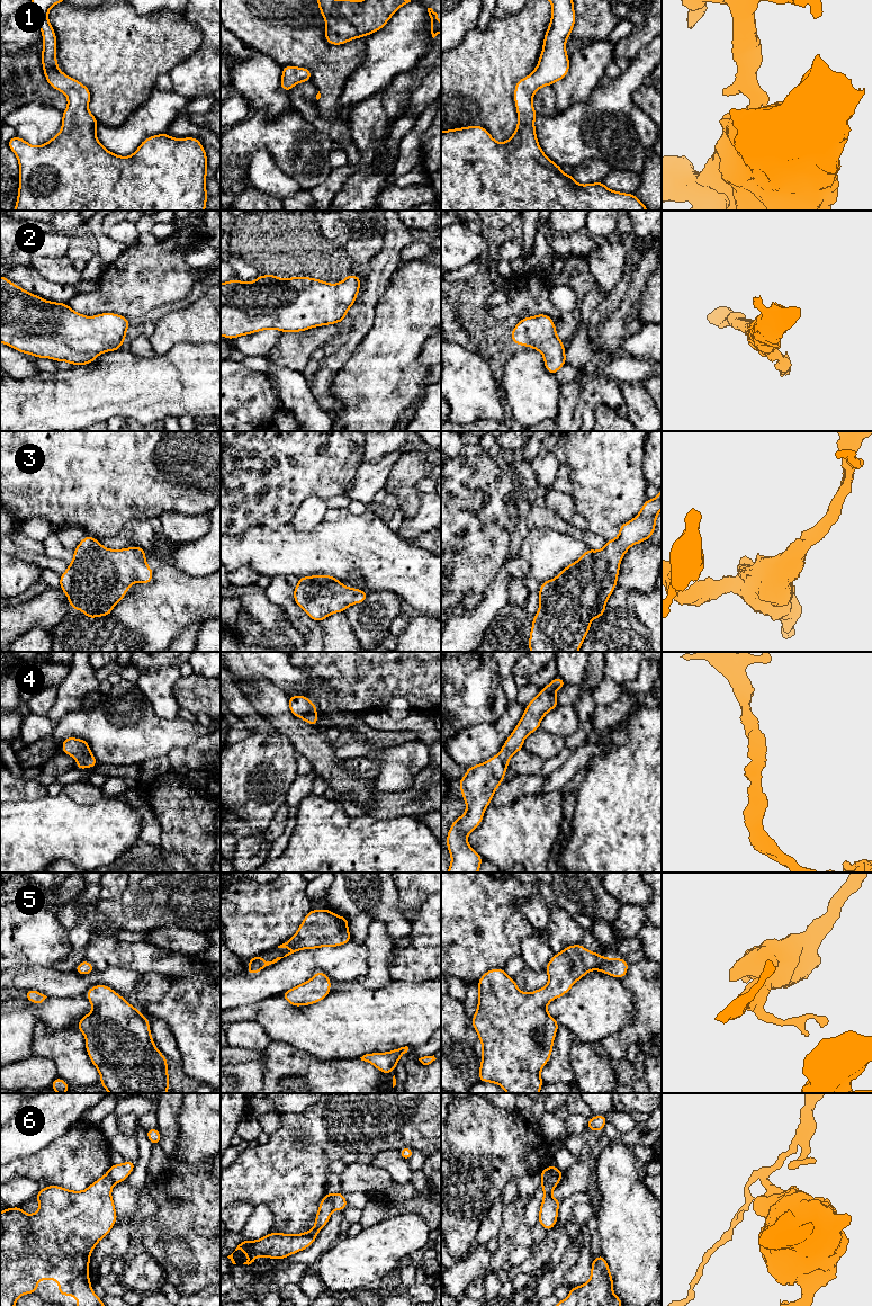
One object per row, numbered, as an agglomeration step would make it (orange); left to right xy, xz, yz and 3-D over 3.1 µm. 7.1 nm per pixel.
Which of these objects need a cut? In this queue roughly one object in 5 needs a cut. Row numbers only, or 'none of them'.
none of them

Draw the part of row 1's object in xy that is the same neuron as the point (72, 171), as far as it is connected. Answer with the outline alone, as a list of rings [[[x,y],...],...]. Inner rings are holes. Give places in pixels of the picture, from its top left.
[[[32,0],[32,16],[41,28],[43,35],[43,51],[41,54],[41,61],[43,63],[43,72],[47,80],[47,83],[55,90],[63,92],[68,98],[66,109],[62,113],[62,128],[59,134],[52,137],[47,143],[41,146],[30,145],[19,136],[14,136],[7,141],[10,150],[15,153],[19,164],[19,187],[18,196],[14,211],[205,211],[207,204],[207,189],[206,189],[206,176],[207,176],[207,154],[201,143],[196,137],[174,138],[167,133],[158,134],[145,138],[137,150],[129,156],[119,156],[113,152],[109,152],[98,141],[96,134],[96,127],[99,124],[97,118],[88,109],[88,105],[91,99],[91,91],[80,81],[66,75],[57,66],[57,59],[55,51],[57,48],[57,41],[55,30],[48,21],[48,11],[55,5],[65,0]]]

